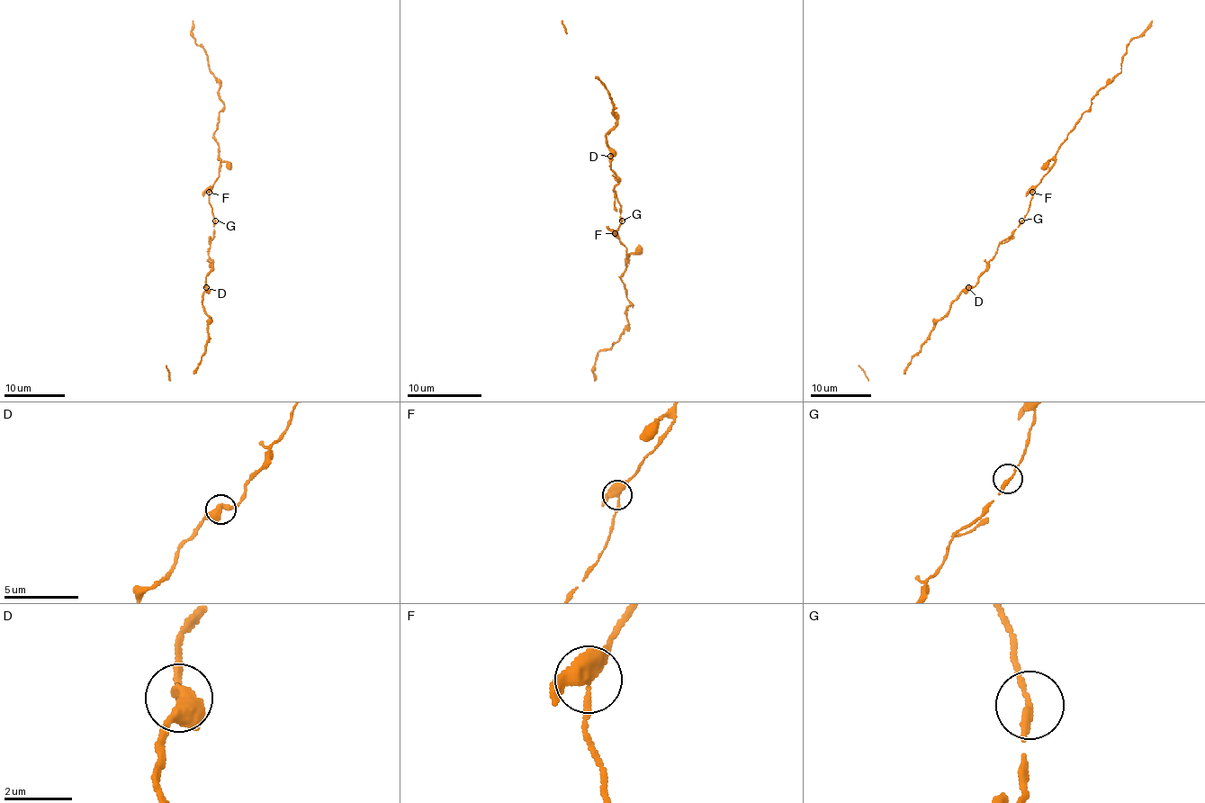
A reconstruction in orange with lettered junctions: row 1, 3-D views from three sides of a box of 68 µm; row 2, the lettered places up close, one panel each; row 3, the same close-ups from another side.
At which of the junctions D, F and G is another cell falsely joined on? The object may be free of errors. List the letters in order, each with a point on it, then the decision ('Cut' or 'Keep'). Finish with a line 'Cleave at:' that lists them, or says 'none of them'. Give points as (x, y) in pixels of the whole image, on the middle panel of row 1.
D: Place: (610, 156). Keep
F: Place: (615, 233). Keep
G: Place: (622, 221). Keep
Cleave at: none of them

